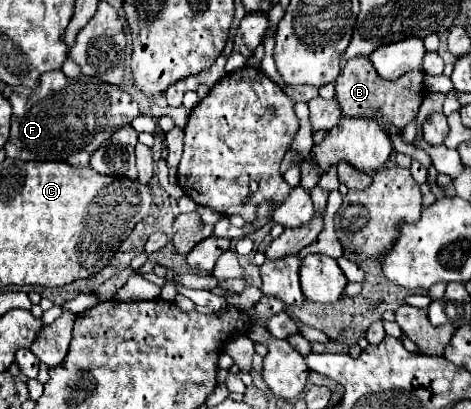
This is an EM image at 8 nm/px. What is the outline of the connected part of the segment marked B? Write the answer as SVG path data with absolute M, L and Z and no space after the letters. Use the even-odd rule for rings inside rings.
M354 57L342 67L342 75L338 75L334 87L336 87L336 101L342 107L342 113L348 117L370 117L376 119L382 127L388 123L394 123L398 129L404 129L406 123L410 123L418 107L424 99L424 83L422 83L422 71L408 71L396 81L386 81L382 79L376 71L374 65L370 63L368 57Z

